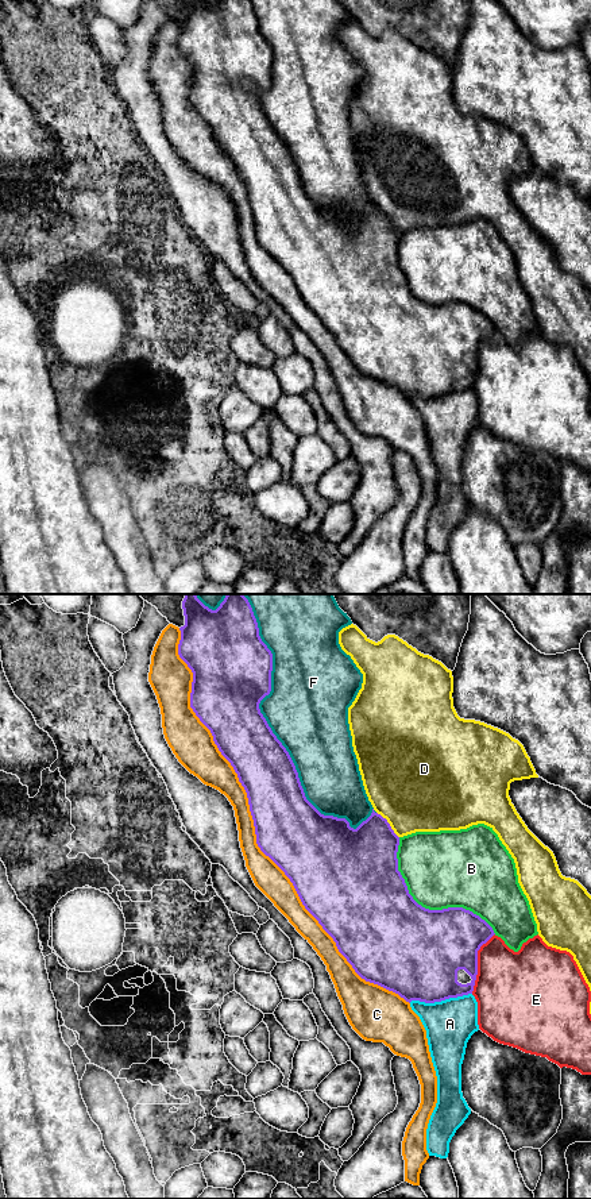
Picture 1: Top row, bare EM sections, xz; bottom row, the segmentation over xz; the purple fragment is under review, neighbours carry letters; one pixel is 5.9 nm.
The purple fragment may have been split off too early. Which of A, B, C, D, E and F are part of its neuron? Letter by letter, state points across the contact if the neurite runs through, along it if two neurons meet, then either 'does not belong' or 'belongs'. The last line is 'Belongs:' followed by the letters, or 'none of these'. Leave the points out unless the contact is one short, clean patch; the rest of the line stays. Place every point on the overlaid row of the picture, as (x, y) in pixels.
A: does not belong
B: does not belong
C: belongs
D: does not belong
E: does not belong
F: does not belong
Belongs: C

